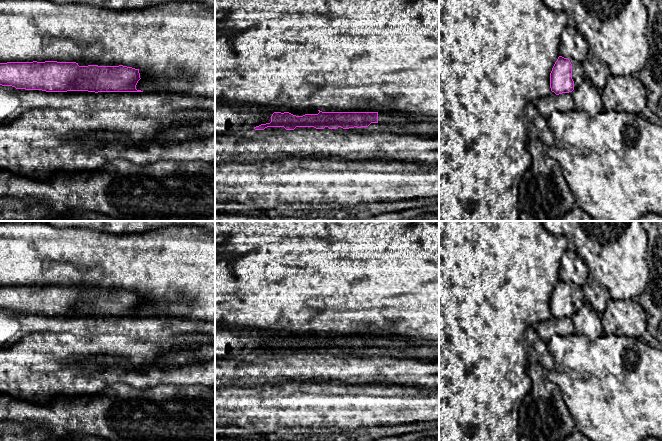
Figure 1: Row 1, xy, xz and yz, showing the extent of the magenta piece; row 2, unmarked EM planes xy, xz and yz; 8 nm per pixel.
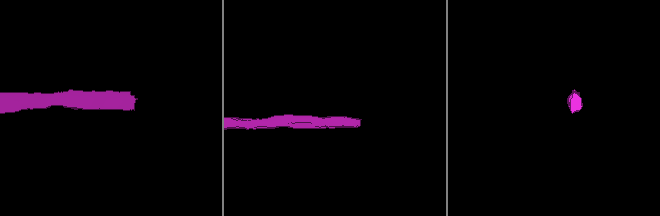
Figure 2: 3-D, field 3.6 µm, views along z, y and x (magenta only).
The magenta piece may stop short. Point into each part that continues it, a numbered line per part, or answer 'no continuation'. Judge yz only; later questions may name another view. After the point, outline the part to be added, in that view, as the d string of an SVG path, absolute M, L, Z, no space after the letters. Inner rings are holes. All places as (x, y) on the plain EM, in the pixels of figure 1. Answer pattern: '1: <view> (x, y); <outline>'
1: yz (578, 299); M568 282L568 283L570 284L572 288L572 303L574 305L574 314L575 314L585 304L586 299L584 296L584 292L582 290L582 286L574 282ZM569 316L569 318L572 318L572 316Z

